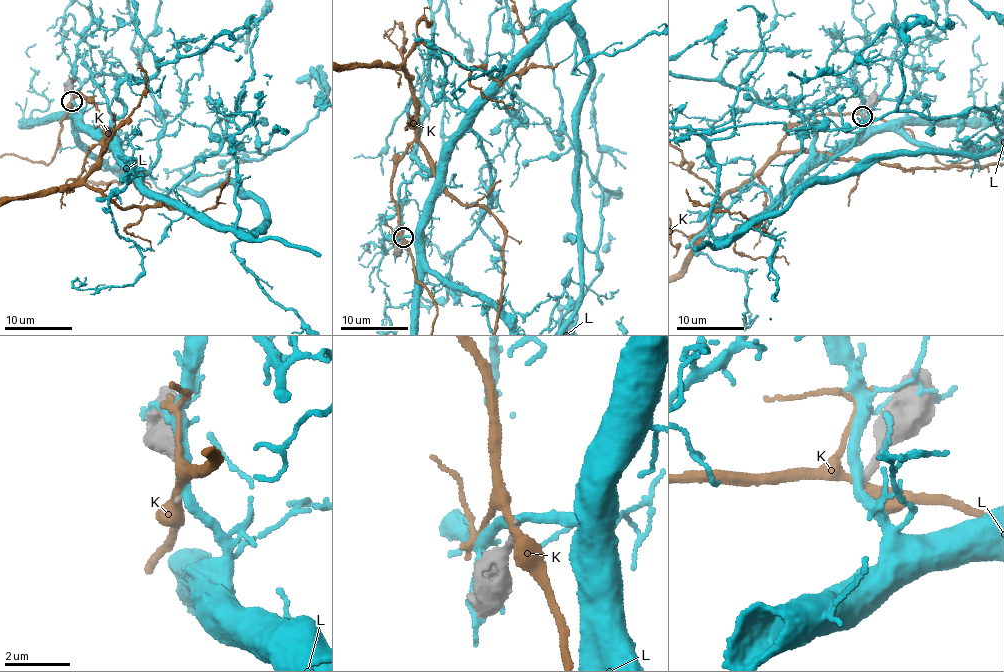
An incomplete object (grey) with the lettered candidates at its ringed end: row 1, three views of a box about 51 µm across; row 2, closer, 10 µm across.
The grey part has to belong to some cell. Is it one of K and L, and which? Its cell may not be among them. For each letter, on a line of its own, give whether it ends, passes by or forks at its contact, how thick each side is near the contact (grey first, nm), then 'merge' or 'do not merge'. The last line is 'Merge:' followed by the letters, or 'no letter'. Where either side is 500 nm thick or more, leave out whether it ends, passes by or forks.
K: it passes by | 240/320 nm | do not merge
L: it passes by | 240/320 nm | do not merge
Merge: no letter

